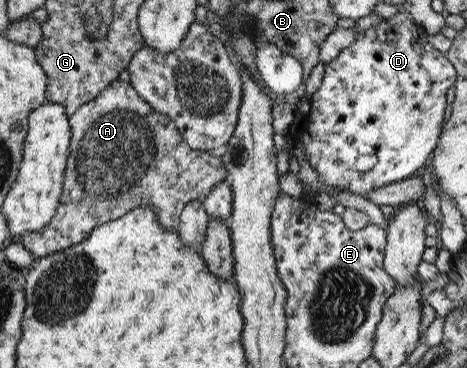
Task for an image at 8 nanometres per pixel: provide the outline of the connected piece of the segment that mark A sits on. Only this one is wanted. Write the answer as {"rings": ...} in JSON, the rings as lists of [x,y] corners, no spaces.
{"rings":[[[117,79],[101,90],[92,100],[80,105],[68,116],[71,130],[64,184],[54,216],[40,230],[20,235],[23,247],[34,258],[40,258],[75,245],[84,240],[89,232],[102,222],[117,219],[125,212],[141,206],[153,206],[163,229],[178,227],[183,206],[202,199],[221,180],[229,179],[226,169],[217,157],[206,151],[192,150],[177,131],[173,121],[152,109],[143,101],[129,82]]]}

